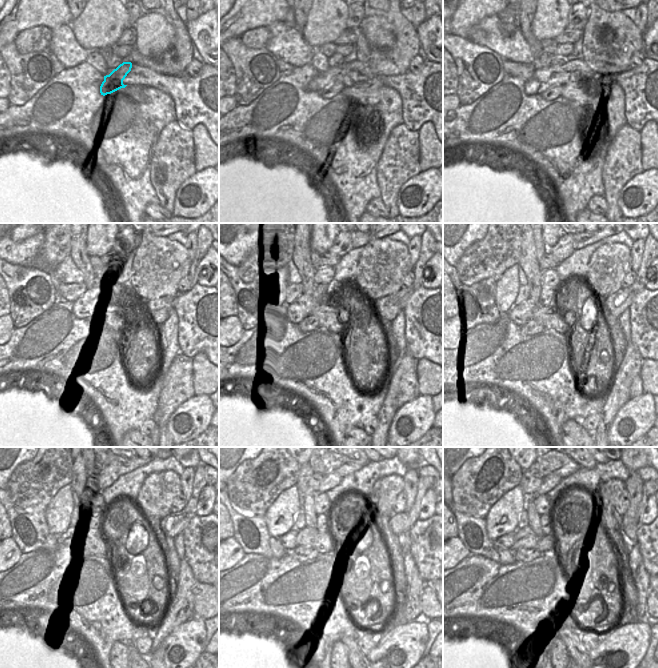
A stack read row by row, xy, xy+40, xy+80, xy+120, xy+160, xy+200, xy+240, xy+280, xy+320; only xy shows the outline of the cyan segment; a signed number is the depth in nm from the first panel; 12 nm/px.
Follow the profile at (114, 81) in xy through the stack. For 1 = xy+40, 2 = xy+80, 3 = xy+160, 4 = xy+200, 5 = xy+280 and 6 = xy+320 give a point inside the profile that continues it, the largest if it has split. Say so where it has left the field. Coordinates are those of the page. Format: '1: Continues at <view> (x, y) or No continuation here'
1: Continues at xy+40 (331, 90)
2: Continues at xy+80 (554, 92)
3: Continues at xy+160 (310, 323)
4: Continues at xy+200 (532, 326)
5: Continues at xy+280 (302, 553)
6: Continues at xy+320 (523, 554).

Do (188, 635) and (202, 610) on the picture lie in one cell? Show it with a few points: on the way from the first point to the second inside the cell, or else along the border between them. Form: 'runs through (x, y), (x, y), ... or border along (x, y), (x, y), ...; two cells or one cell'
border along (198, 617), (204, 619); two cells

